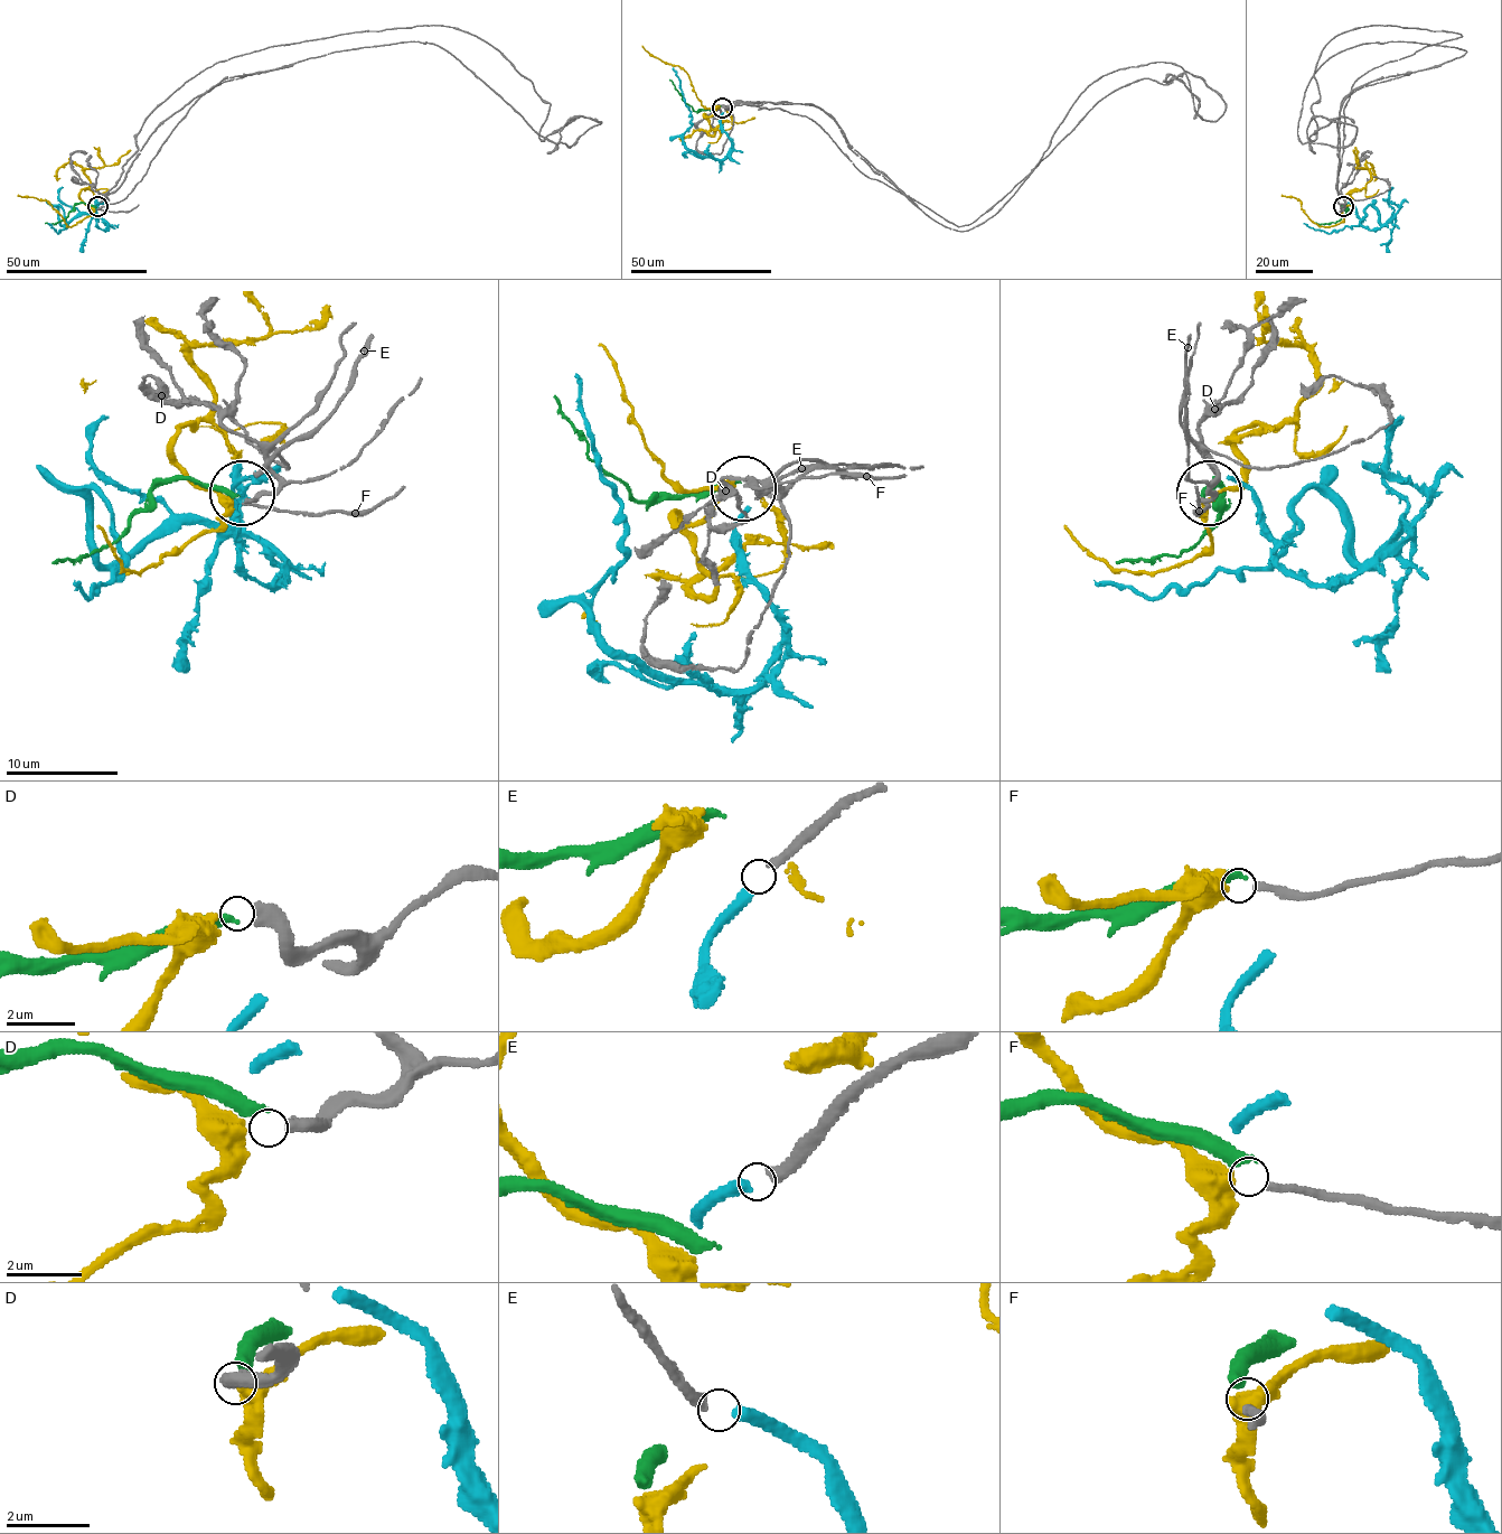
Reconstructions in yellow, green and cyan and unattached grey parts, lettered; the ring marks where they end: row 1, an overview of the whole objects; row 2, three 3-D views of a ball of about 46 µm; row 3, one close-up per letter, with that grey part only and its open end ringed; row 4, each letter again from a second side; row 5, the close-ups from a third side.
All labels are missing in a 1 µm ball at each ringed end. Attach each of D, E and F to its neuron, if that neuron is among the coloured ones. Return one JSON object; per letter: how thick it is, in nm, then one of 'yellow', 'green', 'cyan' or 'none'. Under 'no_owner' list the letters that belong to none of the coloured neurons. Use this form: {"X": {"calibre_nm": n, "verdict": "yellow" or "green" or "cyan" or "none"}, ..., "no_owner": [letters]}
{"D": {"calibre_nm": 460, "verdict": "green"}, "E": {"calibre_nm": 260, "verdict": "cyan"}, "F": {"calibre_nm": 190, "verdict": "yellow"}, "no_owner": []}

